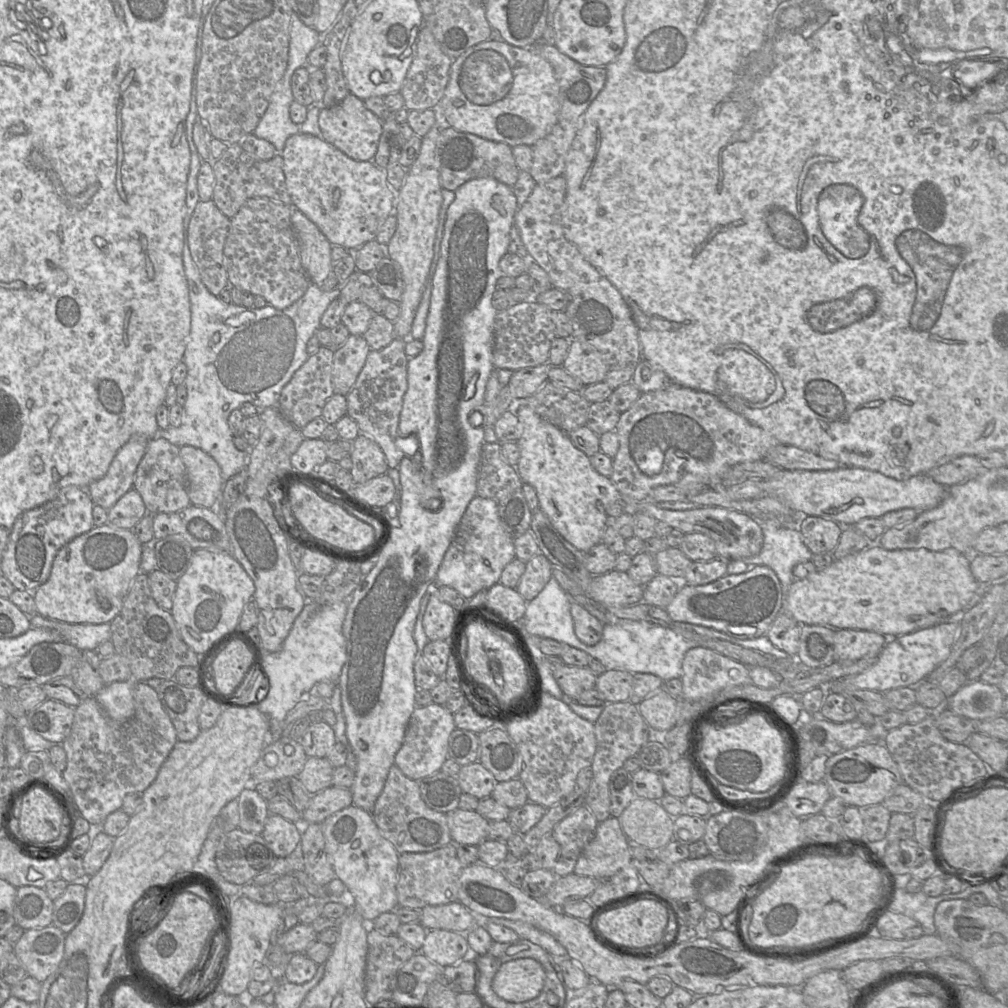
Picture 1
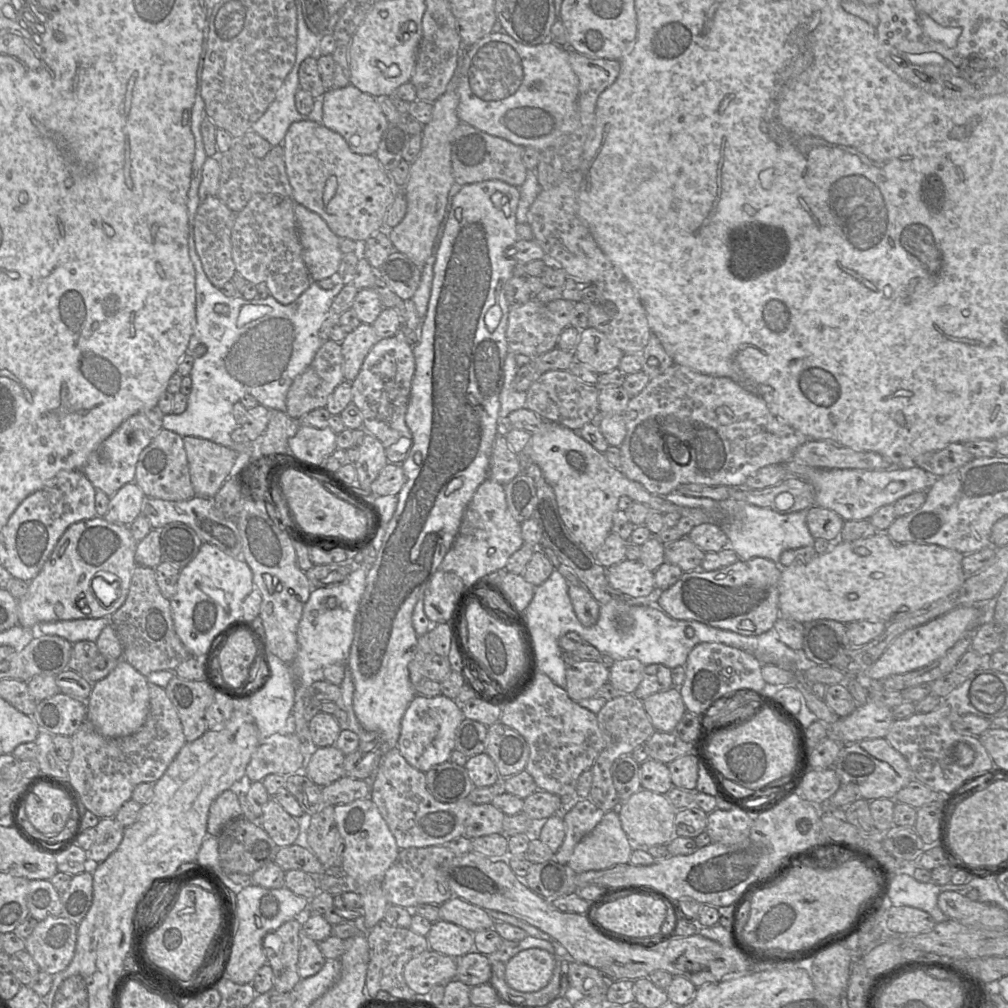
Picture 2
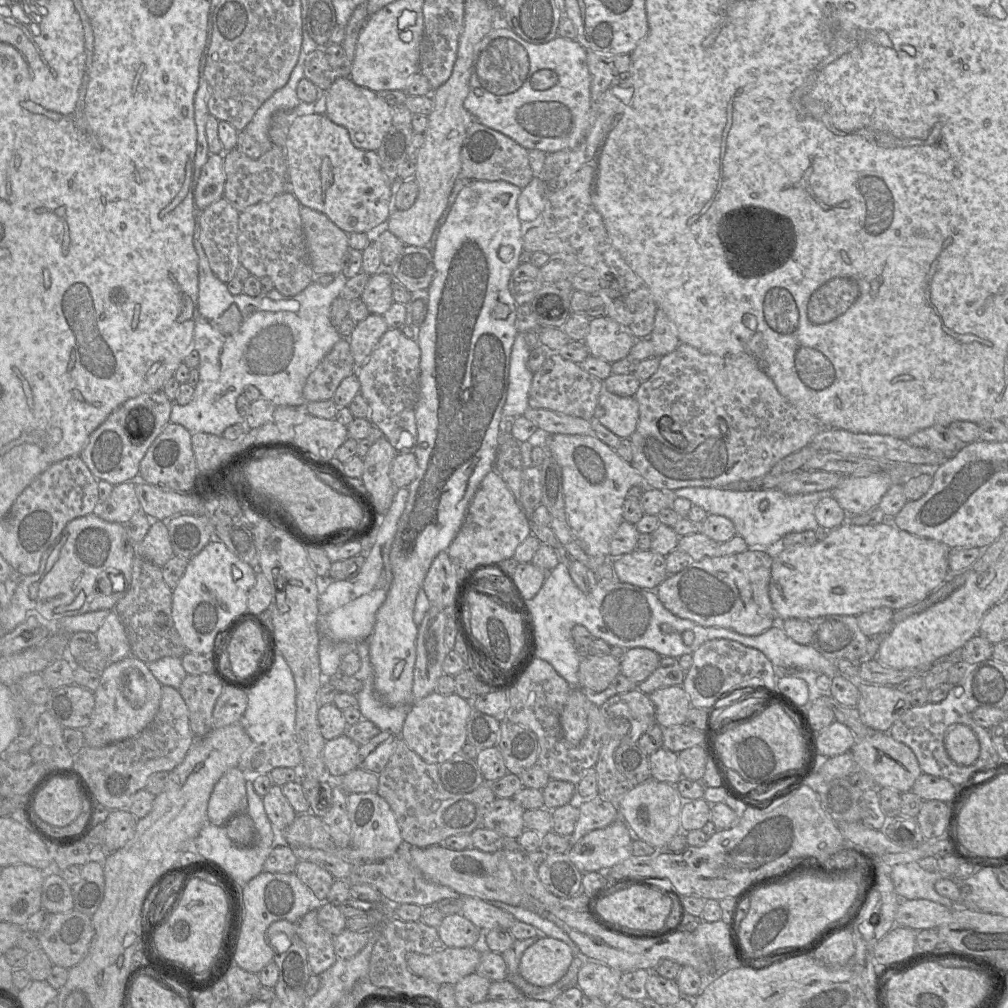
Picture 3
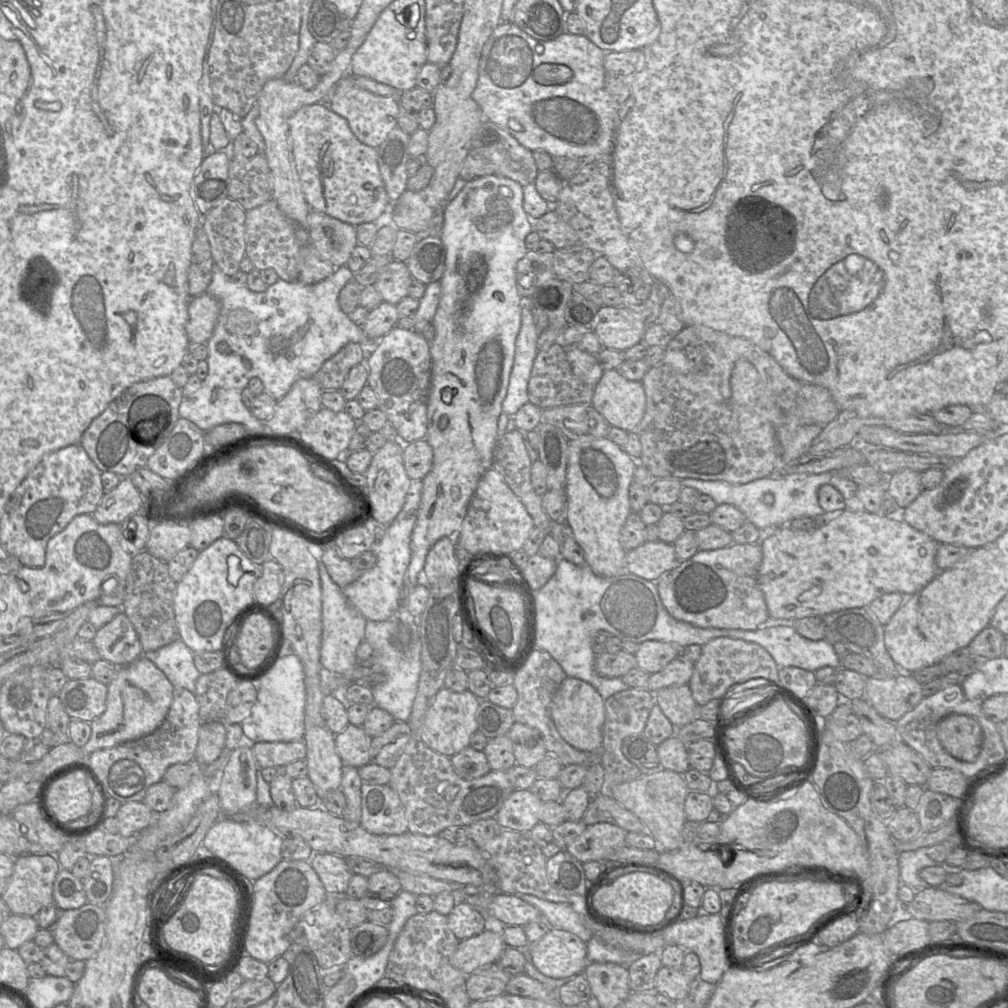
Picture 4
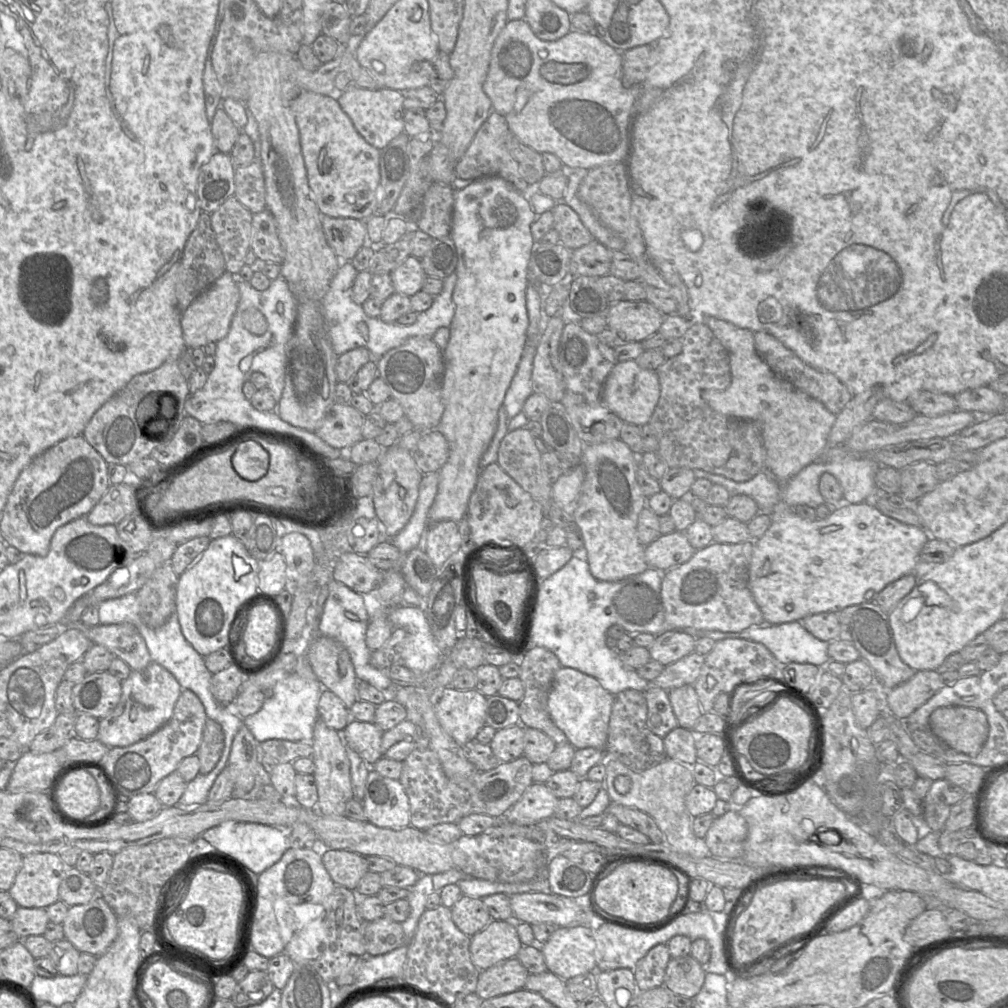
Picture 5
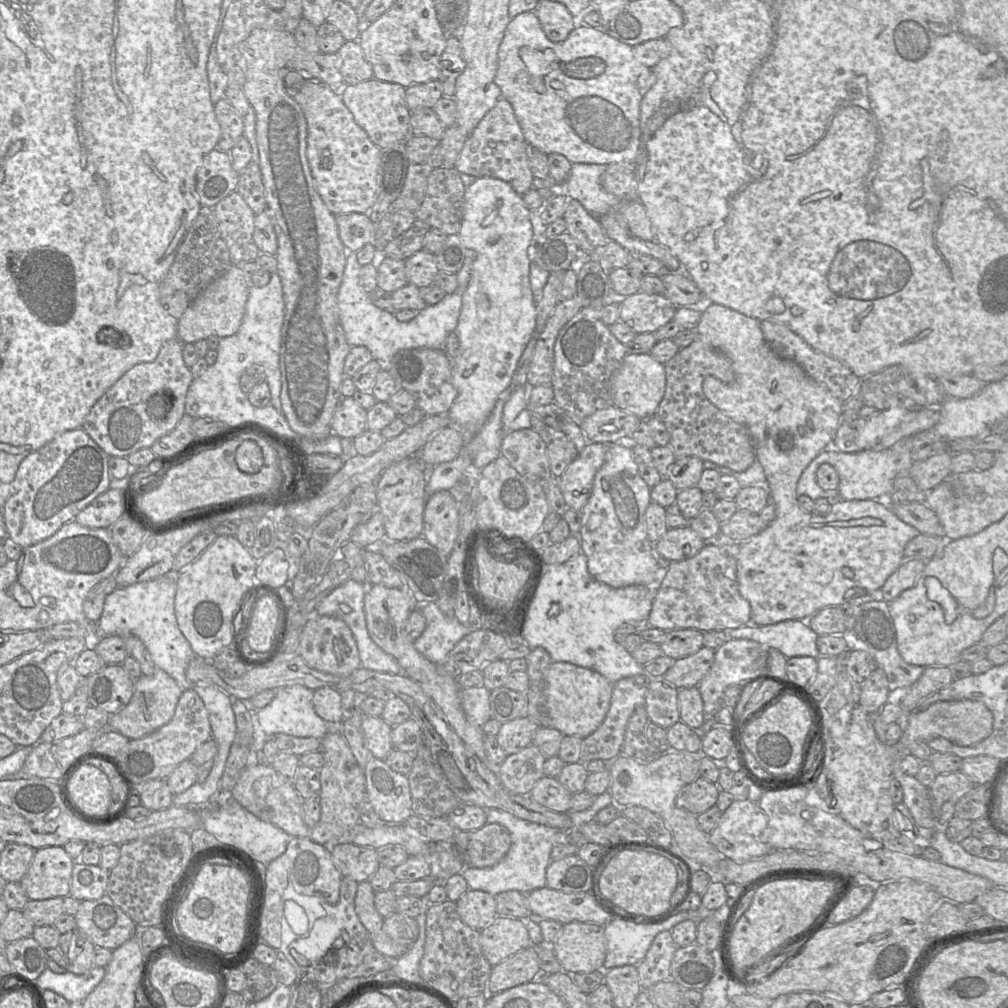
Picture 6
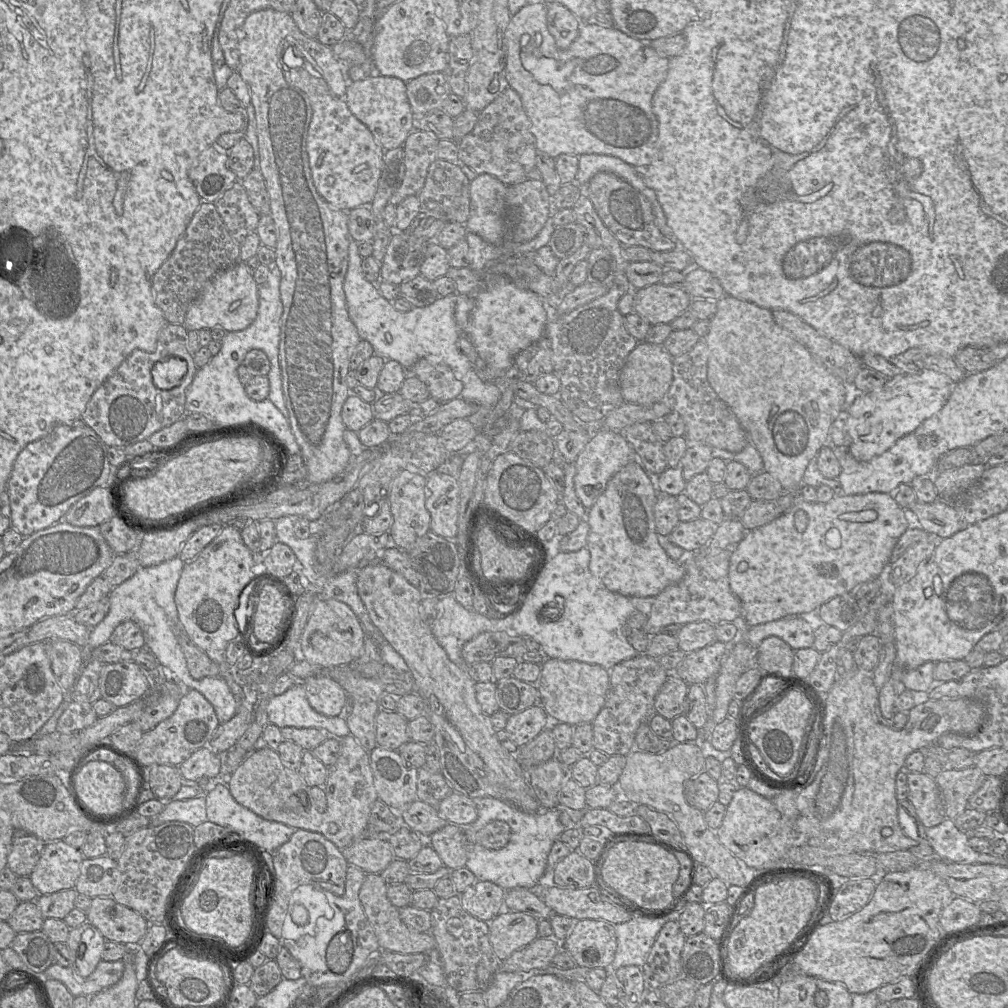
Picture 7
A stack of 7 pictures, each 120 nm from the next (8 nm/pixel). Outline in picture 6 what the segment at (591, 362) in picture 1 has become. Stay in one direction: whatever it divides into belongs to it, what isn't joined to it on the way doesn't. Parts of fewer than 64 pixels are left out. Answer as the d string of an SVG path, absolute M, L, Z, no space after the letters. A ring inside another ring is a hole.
M637 292L620 298L619 320L629 324L636 334L654 333L673 319L677 307L664 294Z

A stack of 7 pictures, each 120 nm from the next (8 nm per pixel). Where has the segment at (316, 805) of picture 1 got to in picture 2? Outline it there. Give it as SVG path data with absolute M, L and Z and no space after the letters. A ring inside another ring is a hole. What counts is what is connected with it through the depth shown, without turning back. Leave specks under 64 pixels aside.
M343 776L322 788L324 806L348 804L357 799L369 797L371 780Z

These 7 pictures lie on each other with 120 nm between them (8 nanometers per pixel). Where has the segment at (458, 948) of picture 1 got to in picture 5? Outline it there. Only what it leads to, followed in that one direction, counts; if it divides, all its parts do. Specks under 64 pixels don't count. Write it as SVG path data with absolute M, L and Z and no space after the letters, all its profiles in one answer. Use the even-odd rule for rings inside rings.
M462 895L451 911L454 924L469 937L482 931L492 921L480 898Z

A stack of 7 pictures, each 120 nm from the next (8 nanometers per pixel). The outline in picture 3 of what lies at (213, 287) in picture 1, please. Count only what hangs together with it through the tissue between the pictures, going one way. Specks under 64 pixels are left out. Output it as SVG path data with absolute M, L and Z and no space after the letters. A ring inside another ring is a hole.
M224 197L199 212L200 243L213 273L225 284L234 278L240 263L238 212Z

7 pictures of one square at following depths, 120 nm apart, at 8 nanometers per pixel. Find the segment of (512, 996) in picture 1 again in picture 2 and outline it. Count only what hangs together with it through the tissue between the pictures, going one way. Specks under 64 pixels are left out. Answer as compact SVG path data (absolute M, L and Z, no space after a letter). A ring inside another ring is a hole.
M526 949L507 962L505 980L514 990L524 993L536 992L549 983L555 966L556 958L547 950Z

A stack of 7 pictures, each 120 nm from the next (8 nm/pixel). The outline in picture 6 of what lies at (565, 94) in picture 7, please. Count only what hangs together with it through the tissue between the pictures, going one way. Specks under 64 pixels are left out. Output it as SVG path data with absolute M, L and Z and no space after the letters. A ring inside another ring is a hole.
M534 11L520 13L509 21L498 49L498 68L494 78L501 97L512 105L526 142L546 155L562 154L572 164L635 163L641 138L641 102L654 81L652 68L636 60L632 46L579 23L566 40L551 42ZM523 46L543 50L544 69L529 71L519 56L519 49Z

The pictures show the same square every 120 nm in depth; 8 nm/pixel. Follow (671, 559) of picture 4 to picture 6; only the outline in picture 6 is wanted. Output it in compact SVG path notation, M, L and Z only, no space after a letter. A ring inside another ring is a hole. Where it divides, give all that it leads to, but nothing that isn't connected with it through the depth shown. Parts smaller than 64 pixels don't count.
M689 525L668 529L654 544L655 551L670 562L695 556L706 544Z

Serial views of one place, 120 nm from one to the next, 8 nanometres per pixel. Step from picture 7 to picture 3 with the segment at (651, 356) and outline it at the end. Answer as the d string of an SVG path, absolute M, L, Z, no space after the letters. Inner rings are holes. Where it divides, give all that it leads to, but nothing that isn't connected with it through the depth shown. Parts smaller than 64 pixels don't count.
M602 385L597 407L603 409L599 423L620 439L629 438L636 430L639 406L634 396L615 395Z

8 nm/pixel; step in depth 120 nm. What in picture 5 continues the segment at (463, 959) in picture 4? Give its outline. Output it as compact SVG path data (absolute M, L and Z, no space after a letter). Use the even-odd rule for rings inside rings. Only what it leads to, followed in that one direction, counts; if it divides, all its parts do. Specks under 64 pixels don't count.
M492 920L482 931L471 937L470 957L473 965L480 971L500 962L516 957L523 947L514 920Z

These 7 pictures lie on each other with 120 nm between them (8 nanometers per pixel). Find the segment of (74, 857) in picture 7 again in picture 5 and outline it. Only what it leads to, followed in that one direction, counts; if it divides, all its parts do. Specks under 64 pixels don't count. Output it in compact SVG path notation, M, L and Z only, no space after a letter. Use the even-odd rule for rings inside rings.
M32 853L24 855L22 867L8 892L19 907L46 908L60 899L59 887L66 868L59 854Z

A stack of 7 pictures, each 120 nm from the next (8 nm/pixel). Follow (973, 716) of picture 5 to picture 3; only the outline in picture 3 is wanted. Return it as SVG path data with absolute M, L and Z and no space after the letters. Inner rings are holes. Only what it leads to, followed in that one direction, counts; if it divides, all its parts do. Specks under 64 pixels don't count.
M964 724L948 726L944 738L945 750L952 762L959 766L970 766L980 754L980 744L973 730Z

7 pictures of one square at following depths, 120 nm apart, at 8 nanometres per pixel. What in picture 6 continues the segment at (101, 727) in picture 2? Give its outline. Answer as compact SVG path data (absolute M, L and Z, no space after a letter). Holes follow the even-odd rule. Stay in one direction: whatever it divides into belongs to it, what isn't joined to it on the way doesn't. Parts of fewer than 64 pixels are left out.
M159 668L150 676L141 675L135 680L131 700L124 708L111 715L108 728L119 732L130 740L147 736L172 719L182 692L176 681Z

